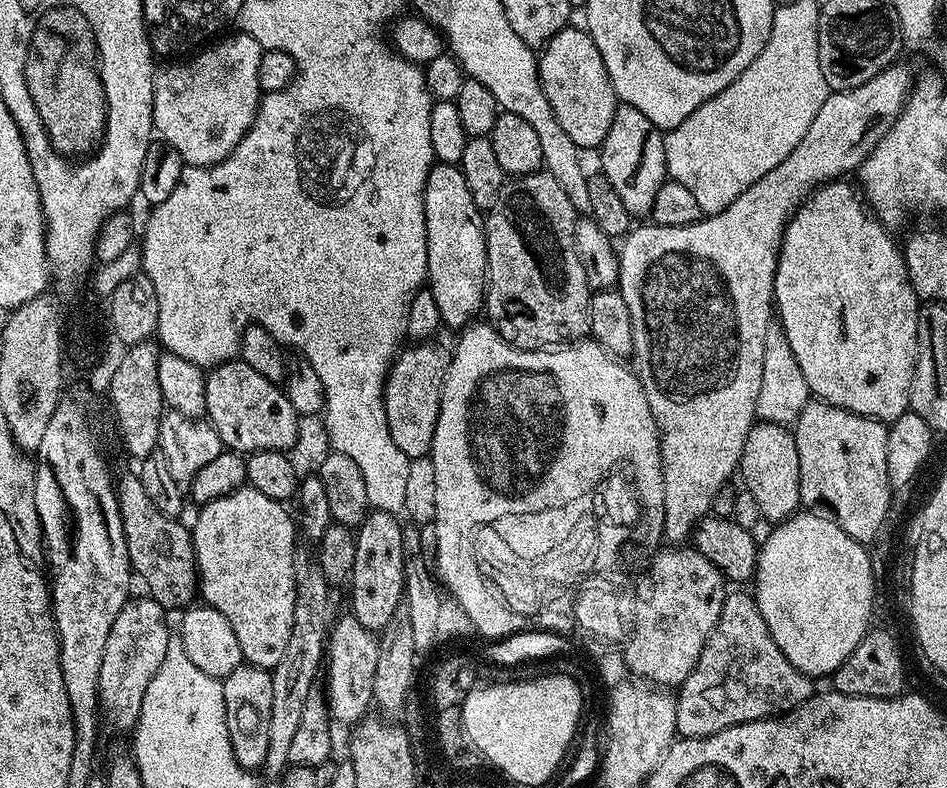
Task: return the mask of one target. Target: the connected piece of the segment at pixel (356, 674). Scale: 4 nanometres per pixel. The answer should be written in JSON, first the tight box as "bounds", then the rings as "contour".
{"bounds":[326,614,378,726],"contour":[[[344,614],[340,621],[331,625],[326,639],[326,674],[328,670],[328,688],[326,697],[331,719],[338,725],[355,726],[364,719],[373,703],[372,683],[374,670],[378,667],[378,640],[367,632],[350,614]]]}

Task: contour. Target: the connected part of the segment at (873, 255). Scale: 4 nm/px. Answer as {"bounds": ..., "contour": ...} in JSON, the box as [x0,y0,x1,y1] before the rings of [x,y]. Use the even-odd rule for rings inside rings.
{"bounds":[772,178,921,422],"contour":[[[841,178],[816,189],[797,208],[792,219],[788,221],[788,225],[784,227],[784,237],[780,243],[780,257],[772,286],[774,312],[778,317],[780,328],[786,334],[786,342],[790,342],[790,350],[794,350],[794,358],[802,370],[802,378],[806,378],[808,391],[815,399],[825,400],[828,404],[845,408],[859,416],[868,416],[871,420],[891,422],[897,420],[904,412],[909,411],[908,399],[910,398],[910,382],[916,361],[918,310],[921,301],[916,299],[914,286],[910,286],[901,245],[892,241],[892,236],[888,233],[891,231],[881,224],[870,211],[867,203],[862,199],[857,185],[855,183],[847,184],[848,182],[847,179]]]}

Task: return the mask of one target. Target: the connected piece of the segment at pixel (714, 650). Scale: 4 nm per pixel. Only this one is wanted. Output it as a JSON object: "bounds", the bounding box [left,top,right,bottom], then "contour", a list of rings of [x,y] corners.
{"bounds":[676,590,814,740],"contour":[[[732,590],[725,595],[722,614],[718,614],[718,622],[690,674],[679,685],[680,696],[676,701],[676,731],[685,740],[713,736],[730,726],[738,726],[755,720],[766,720],[783,716],[805,704],[814,694],[813,677],[800,672],[778,650],[778,642],[770,638],[770,630],[766,630],[766,621],[762,618],[762,610],[758,610],[755,595],[748,596],[744,590]]]}

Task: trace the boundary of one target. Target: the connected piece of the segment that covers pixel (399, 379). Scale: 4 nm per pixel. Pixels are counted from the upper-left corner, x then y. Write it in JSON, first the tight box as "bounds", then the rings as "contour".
{"bounds":[384,342,449,461],"contour":[[[416,342],[405,347],[392,361],[387,380],[384,381],[386,422],[394,446],[406,454],[409,461],[429,455],[434,442],[434,426],[442,398],[442,386],[448,373],[449,349],[435,342]]]}

